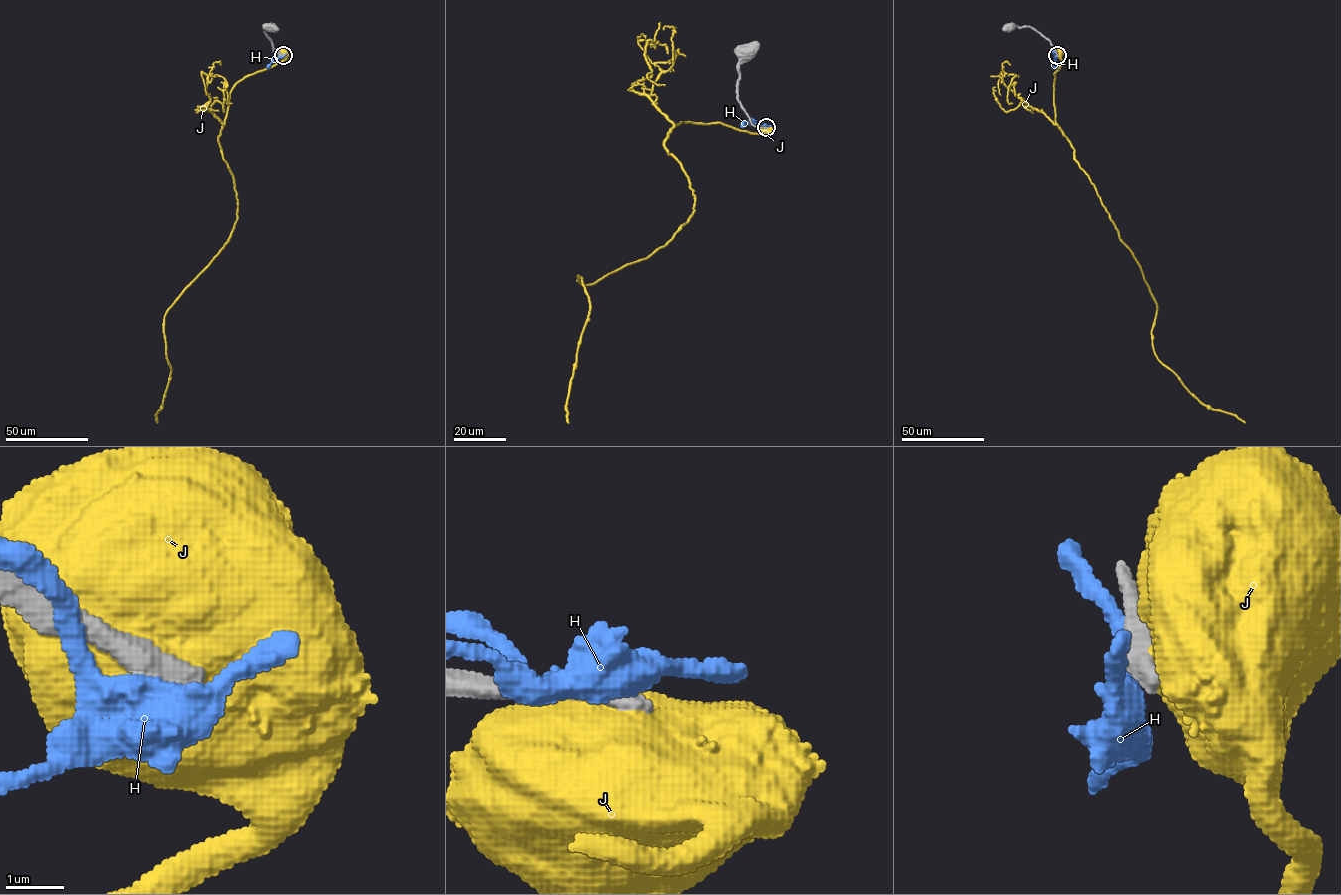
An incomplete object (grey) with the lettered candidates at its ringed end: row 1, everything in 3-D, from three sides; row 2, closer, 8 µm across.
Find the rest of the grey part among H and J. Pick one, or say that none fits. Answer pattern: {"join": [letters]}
{"join": []}

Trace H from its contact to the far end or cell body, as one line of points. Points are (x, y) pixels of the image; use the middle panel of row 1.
H: (764, 127), (746, 121), (740, 127)

